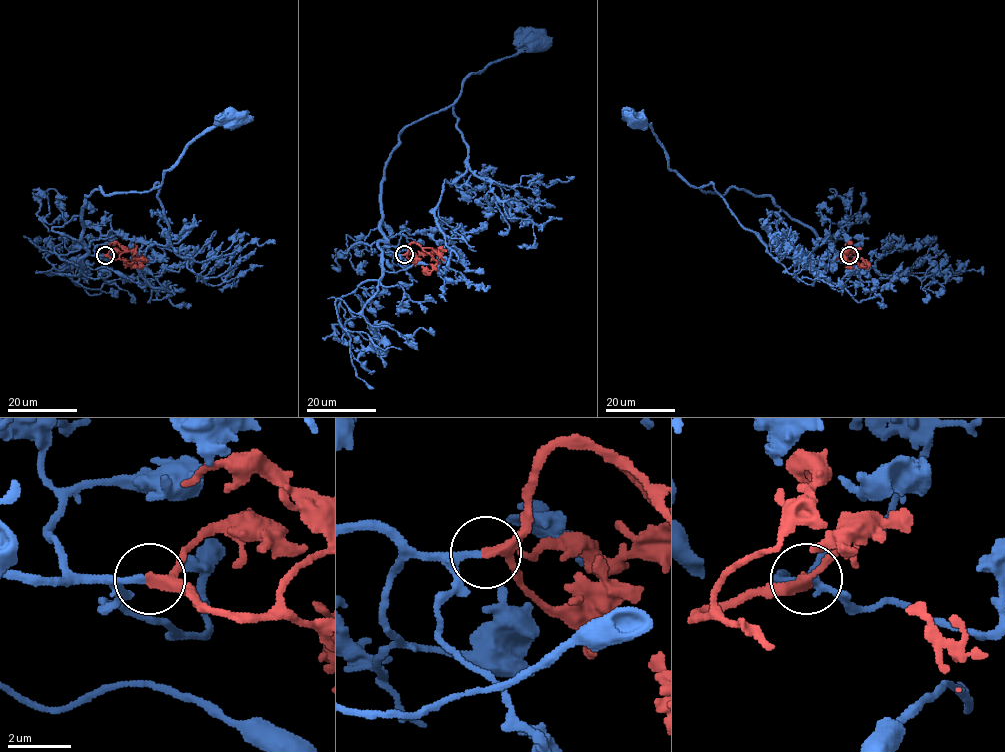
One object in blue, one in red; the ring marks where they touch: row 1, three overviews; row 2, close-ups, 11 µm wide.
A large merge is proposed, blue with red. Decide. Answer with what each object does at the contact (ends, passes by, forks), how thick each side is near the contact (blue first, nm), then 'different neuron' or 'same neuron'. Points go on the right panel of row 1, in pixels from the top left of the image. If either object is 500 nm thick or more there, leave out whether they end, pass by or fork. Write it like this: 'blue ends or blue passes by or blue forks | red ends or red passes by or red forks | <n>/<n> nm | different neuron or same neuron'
blue ends | red passes by | 220/280 nm | same neuron

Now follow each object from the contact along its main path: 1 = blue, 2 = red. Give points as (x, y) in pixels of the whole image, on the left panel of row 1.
1: (104, 255), (79, 261), (87, 252), (84, 197), (100, 187), (106, 195), (158, 187), (190, 144), (233, 120)
2: (105, 255), (130, 263), (137, 260), (139, 264), (131, 266), (122, 257)

